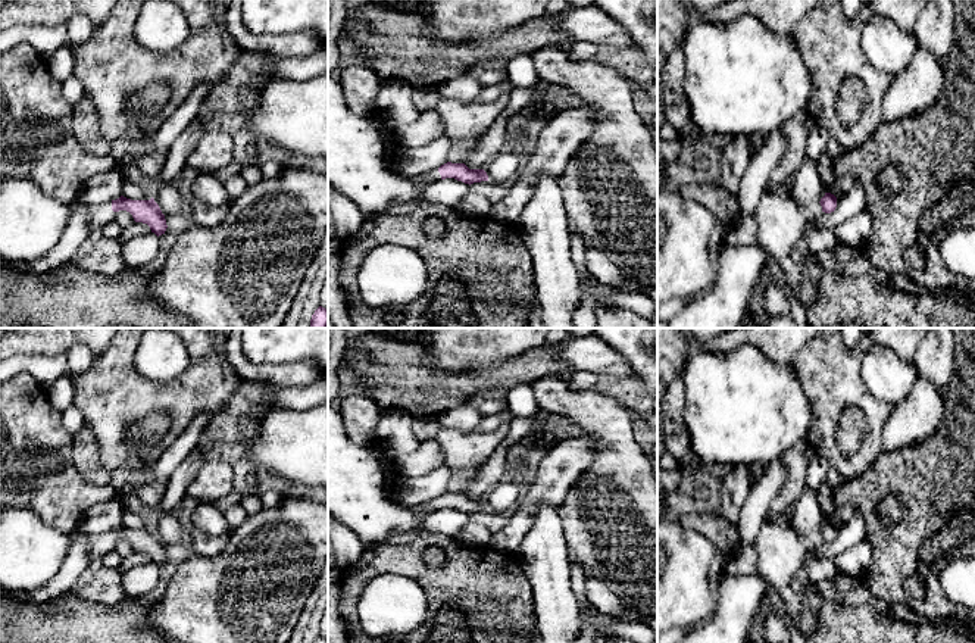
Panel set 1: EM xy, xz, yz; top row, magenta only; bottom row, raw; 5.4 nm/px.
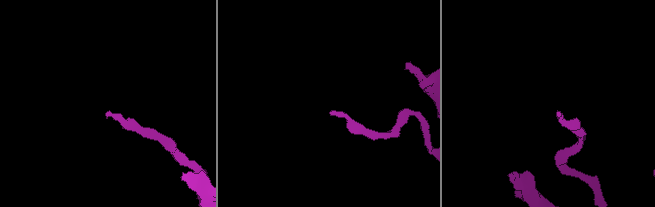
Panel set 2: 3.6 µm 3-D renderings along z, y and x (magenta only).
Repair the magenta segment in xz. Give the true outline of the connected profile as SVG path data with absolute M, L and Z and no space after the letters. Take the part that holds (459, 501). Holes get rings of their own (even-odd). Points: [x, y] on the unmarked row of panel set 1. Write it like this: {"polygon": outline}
{"polygon": "M447 491L437 499L428 500L421 506L429 512L454 508L469 515L474 512L488 511L488 505L484 499L469 499L465 493L451 491Z"}

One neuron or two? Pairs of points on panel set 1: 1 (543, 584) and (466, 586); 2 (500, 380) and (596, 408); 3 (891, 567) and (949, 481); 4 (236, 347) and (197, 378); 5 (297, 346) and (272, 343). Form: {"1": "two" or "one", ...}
{"1": "two", "2": "two", "3": "one", "4": "two", "5": "one"}

